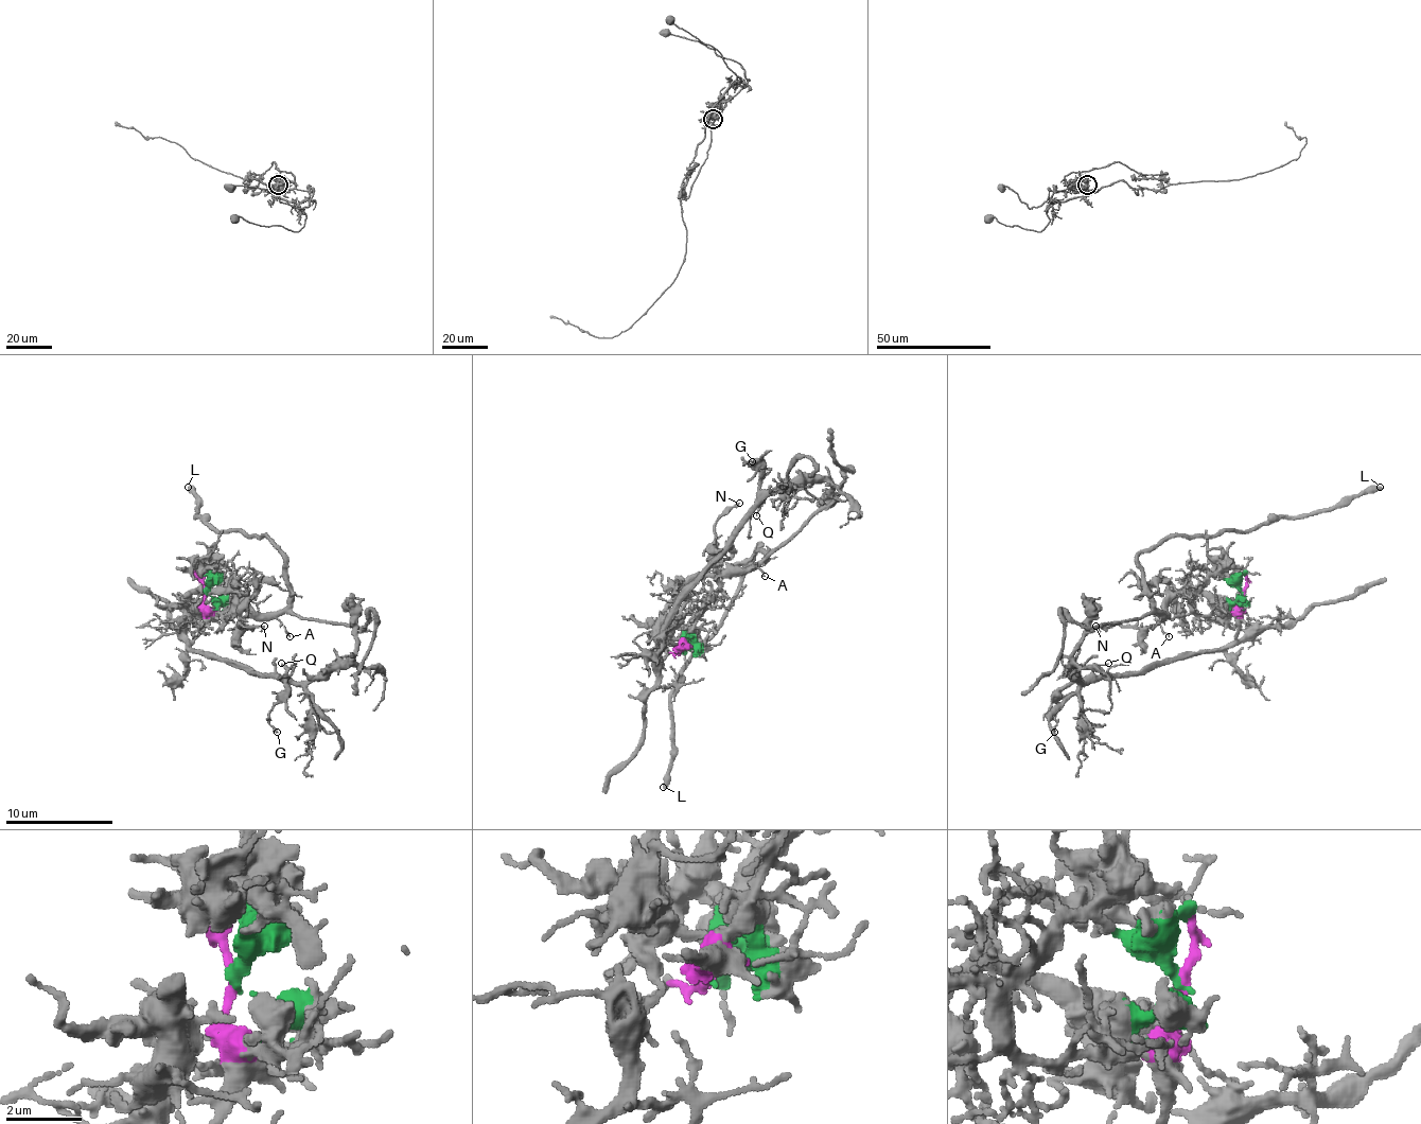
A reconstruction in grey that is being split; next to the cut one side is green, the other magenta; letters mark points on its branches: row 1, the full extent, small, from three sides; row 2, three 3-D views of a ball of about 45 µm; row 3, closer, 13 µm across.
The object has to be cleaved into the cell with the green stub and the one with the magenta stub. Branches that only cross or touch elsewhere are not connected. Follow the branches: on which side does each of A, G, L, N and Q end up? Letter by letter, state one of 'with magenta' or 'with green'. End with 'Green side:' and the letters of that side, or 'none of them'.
A: with green
G: with magenta
L: with green
N: with green
Q: with magenta
Green side: A, L, N

